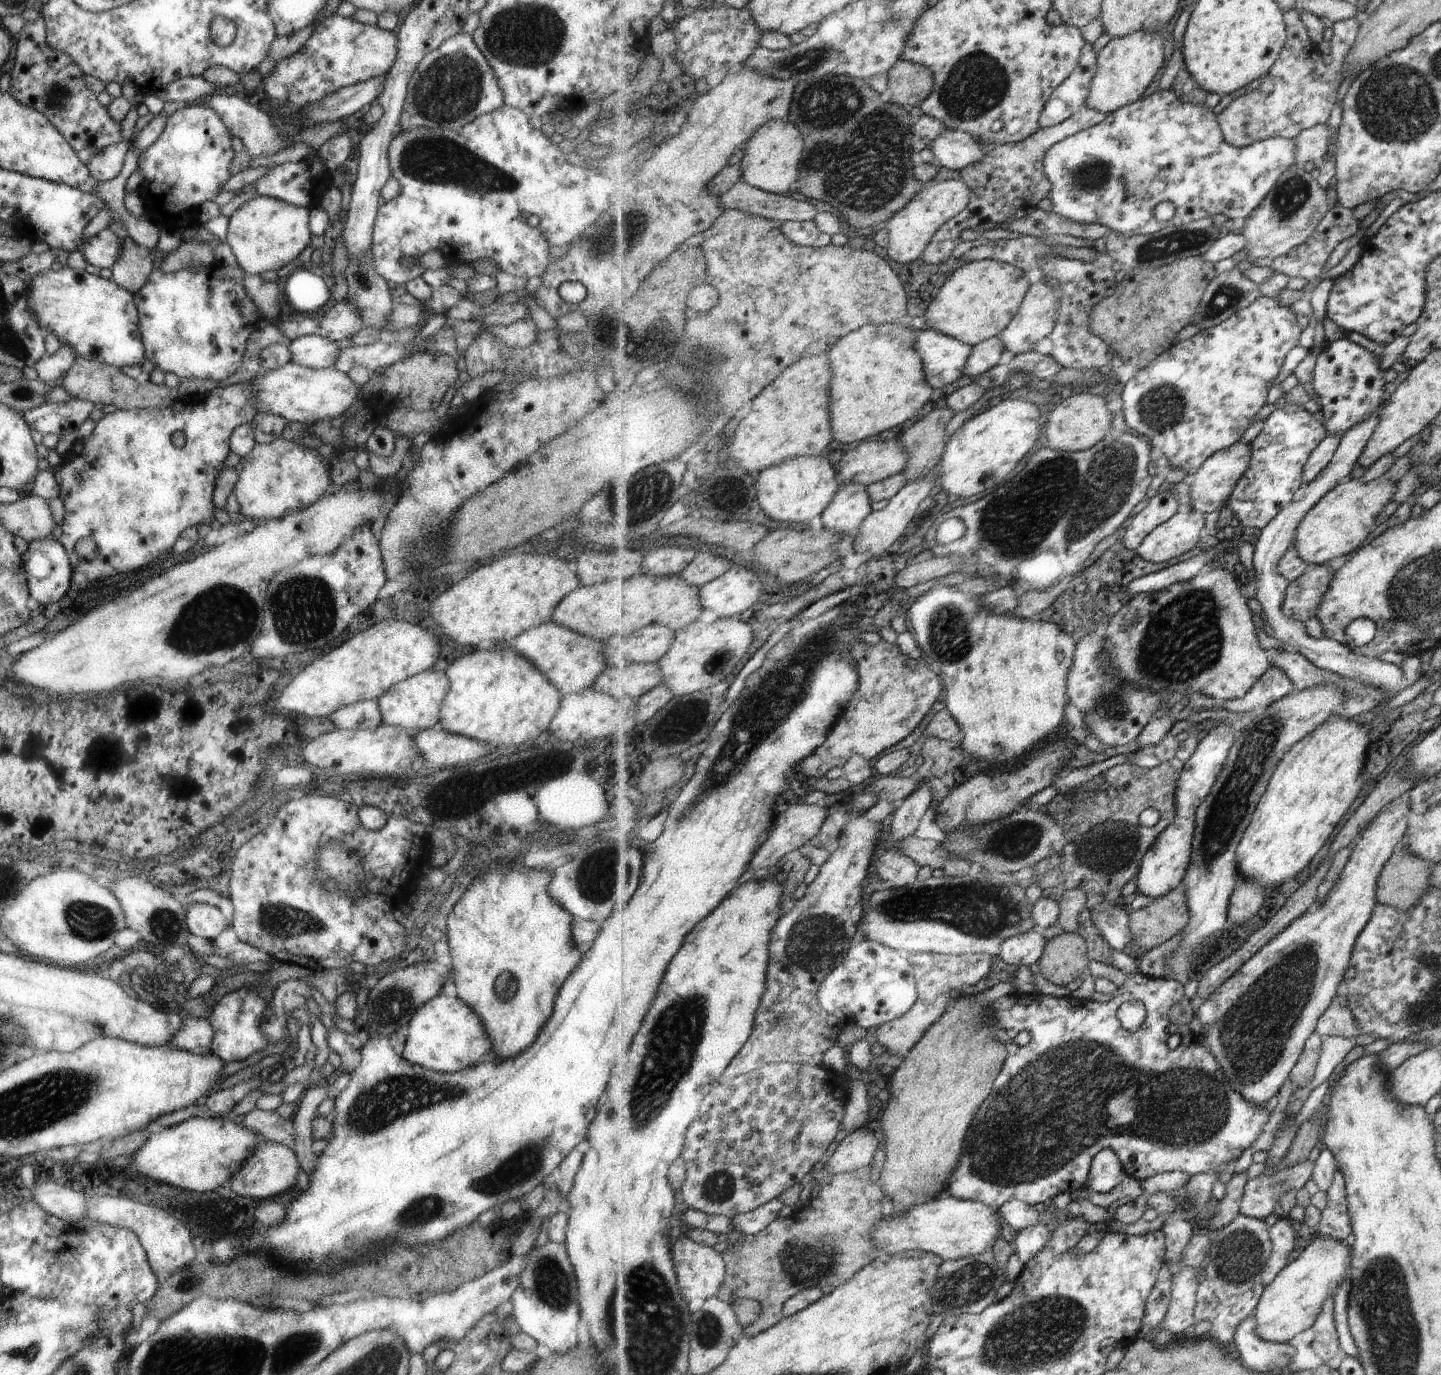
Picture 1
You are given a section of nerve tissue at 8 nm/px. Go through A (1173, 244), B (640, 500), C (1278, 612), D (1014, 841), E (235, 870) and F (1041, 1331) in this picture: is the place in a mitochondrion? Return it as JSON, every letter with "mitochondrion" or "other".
{"A":"mitochondrion","B":"mitochondrion","C":"other","D":"mitochondrion","E":"other","F":"mitochondrion"}

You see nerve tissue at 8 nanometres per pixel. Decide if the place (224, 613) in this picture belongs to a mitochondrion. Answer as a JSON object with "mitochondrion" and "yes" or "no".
{"mitochondrion":"yes"}

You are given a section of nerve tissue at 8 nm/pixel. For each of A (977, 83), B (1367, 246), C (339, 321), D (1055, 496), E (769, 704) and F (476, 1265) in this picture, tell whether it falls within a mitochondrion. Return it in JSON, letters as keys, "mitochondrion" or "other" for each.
{"A":"mitochondrion","B":"other","C":"other","D":"mitochondrion","E":"mitochondrion","F":"other"}

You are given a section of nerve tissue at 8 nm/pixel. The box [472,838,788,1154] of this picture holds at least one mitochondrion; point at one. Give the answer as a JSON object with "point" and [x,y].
{"point":[677,1033]}

